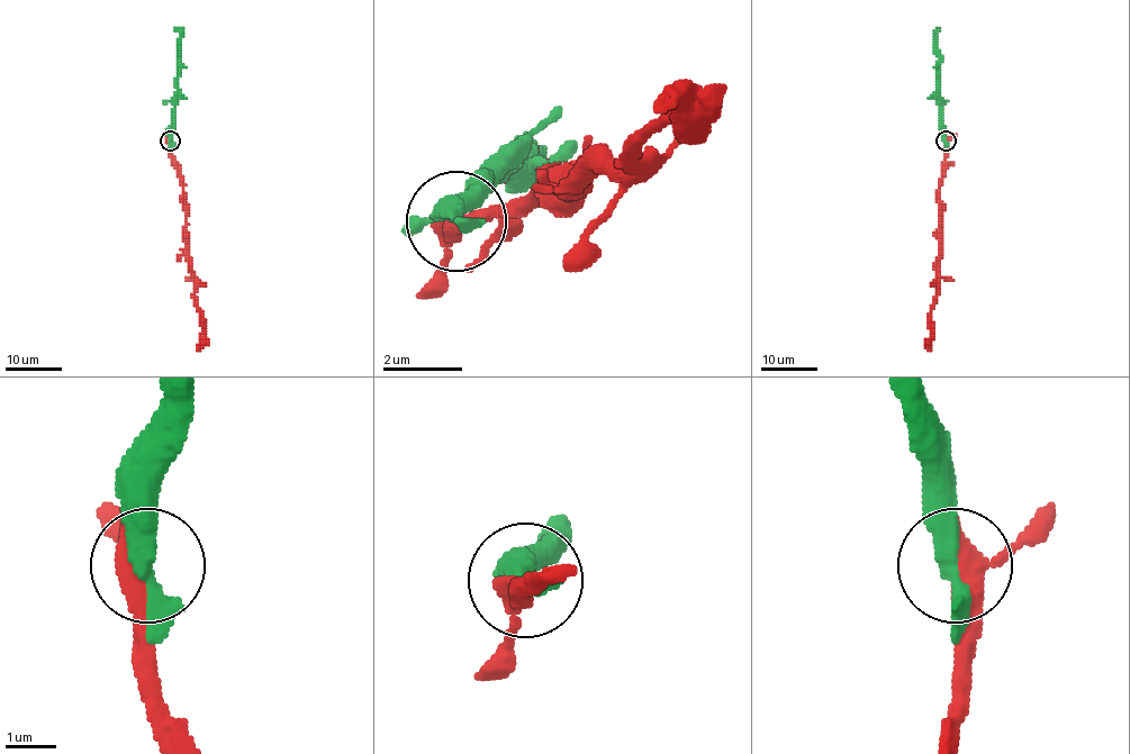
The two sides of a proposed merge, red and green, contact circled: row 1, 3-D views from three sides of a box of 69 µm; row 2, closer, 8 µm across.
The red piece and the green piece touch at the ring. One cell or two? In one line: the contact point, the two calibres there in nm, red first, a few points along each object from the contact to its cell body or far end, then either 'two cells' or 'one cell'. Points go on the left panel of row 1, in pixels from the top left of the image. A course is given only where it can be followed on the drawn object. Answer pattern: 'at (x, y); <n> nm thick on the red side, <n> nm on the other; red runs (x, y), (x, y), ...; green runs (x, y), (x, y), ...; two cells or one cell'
at (170, 141); 480 nm thick on the red side, 360 nm on the other; red runs (170, 141), (170, 157), (182, 187), (195, 298), (201, 316), (201, 342), (198, 350); green runs (170, 141), (174, 99), (178, 91), (181, 29), (174, 27); one cell

